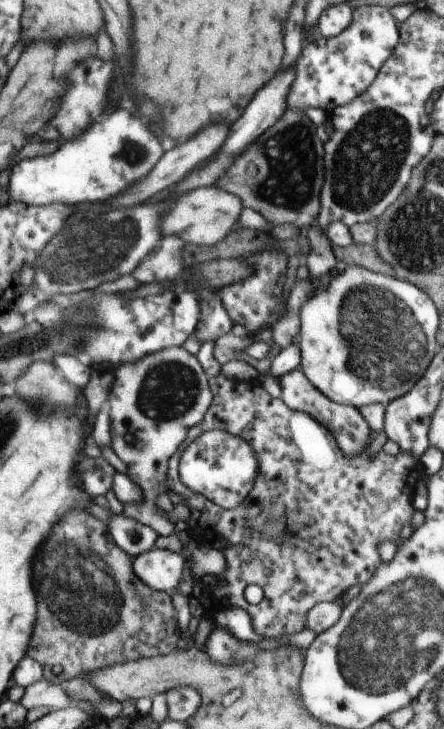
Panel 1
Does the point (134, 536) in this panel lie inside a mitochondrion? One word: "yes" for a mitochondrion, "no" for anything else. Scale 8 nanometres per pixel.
yes

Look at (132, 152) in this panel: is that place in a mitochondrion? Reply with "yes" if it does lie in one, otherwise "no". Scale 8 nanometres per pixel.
yes

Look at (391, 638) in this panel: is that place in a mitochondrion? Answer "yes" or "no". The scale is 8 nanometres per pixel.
yes

